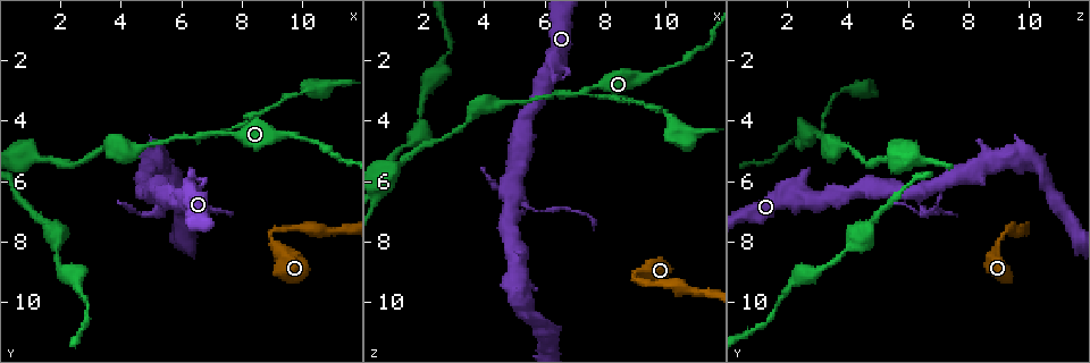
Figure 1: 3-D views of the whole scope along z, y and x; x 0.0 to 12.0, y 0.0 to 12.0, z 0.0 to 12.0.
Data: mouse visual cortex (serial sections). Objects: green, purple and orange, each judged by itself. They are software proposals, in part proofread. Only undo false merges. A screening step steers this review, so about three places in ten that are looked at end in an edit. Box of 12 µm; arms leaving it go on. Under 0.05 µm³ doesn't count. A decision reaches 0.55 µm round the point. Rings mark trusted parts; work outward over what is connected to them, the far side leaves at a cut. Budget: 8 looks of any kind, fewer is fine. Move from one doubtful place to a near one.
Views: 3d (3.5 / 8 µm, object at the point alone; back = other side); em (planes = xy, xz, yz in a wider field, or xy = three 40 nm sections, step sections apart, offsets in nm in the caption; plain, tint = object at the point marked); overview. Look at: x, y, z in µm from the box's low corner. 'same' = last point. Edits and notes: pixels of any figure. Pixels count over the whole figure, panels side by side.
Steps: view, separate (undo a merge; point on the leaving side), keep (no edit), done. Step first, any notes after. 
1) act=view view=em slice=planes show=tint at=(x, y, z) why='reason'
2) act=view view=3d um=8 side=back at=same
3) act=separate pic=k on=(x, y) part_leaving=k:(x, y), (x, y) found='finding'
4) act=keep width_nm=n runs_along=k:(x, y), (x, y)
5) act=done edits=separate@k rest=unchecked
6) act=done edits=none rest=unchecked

act=view view=3d um=3.5 at=(5.1, 6.6, 6.4)

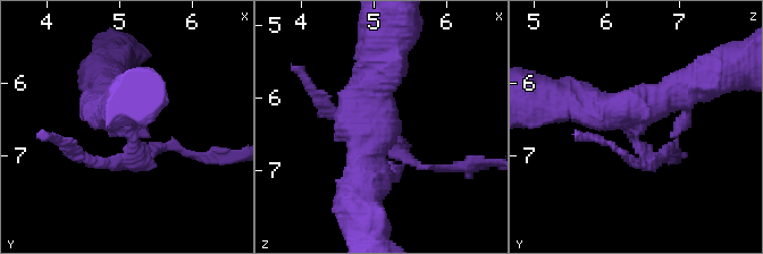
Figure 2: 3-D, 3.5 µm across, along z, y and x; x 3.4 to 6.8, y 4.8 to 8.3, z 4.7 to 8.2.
act=view view=em slice=xy step=3 show=tint at=(5.20, 6.60, 6.40) arms=3 arm_widths_nm=200,500,500

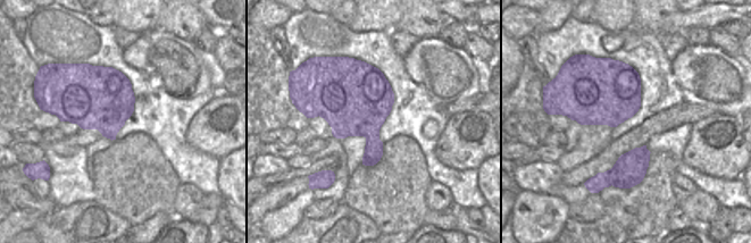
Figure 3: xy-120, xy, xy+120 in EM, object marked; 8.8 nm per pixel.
act=keep runs_along=2:(385, 52), (361, 189) found='all the same cell'

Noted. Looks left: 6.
act=view view=3d um=3.5 side=back at=(9.0, 7.7, 9.2) why='sharp bend'

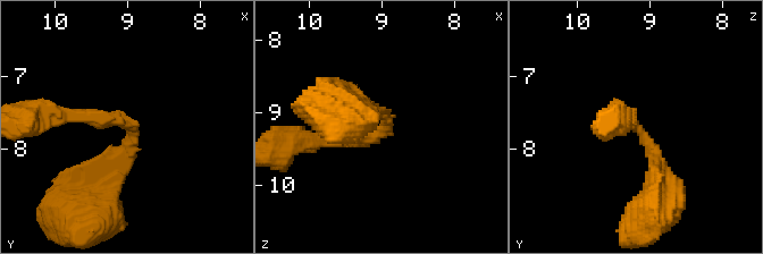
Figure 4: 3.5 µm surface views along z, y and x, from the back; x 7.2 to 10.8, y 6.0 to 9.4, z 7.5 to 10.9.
act=view view=em slice=xy step=1 show=tint at=(8.95, 7.70, 9.20) arm_widths_nm=200,300

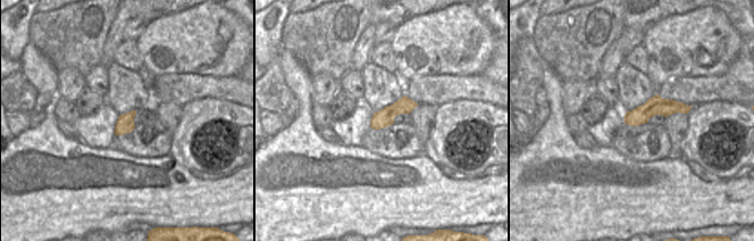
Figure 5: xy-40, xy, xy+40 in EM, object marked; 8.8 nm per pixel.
act=keep width_nm=160 runs_along=5:(686, 108), (652, 107), (627, 121) found='one cell here'

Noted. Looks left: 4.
act=view view=3d um=8 at=(5.2, 5.0, 8.5)

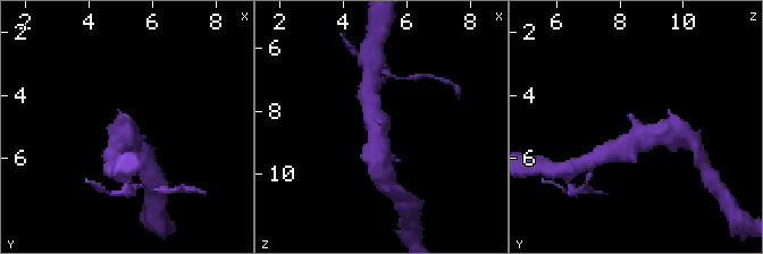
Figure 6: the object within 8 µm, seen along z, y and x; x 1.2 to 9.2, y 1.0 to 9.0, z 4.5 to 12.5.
act=view view=3d um=3.5 at=(5.3, 5.0, 8.6) why='zoom in'

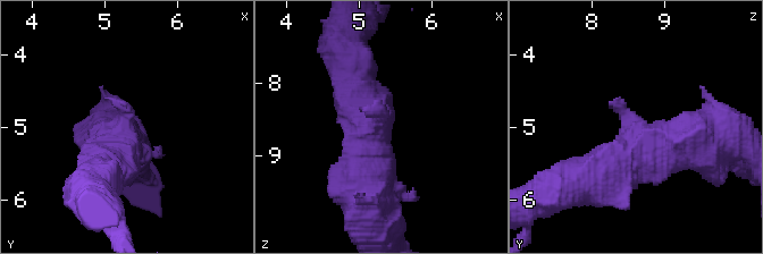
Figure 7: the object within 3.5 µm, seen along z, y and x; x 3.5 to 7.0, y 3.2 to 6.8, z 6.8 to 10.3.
act=view view=em slice=xy step=2 show=tint at=(5.25, 5.05, 8.55)

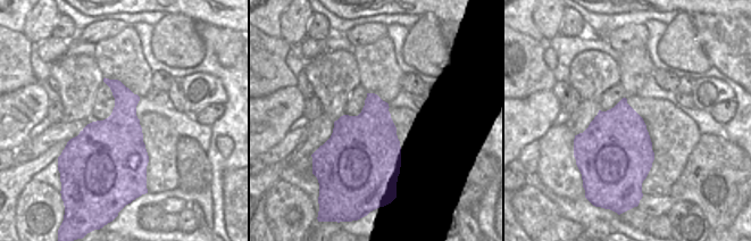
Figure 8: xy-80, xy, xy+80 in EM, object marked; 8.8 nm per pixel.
act=keep runs_along=7:(626, 162), (706, 135), (745, 142) found='one cell here'

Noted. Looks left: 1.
act=done edits=none rest=unchecked

